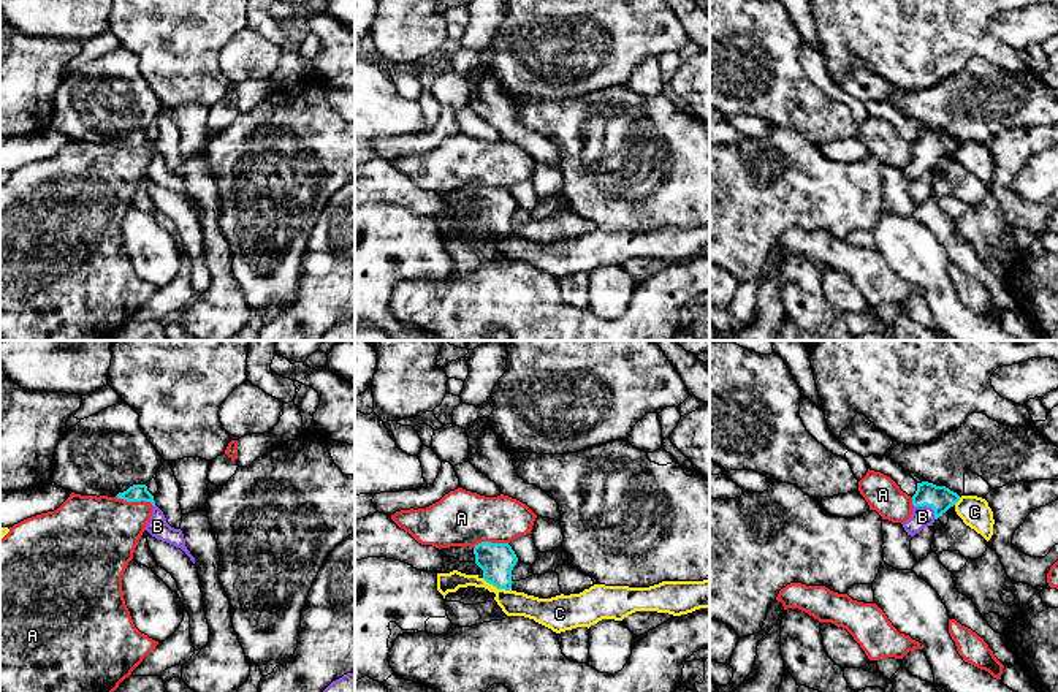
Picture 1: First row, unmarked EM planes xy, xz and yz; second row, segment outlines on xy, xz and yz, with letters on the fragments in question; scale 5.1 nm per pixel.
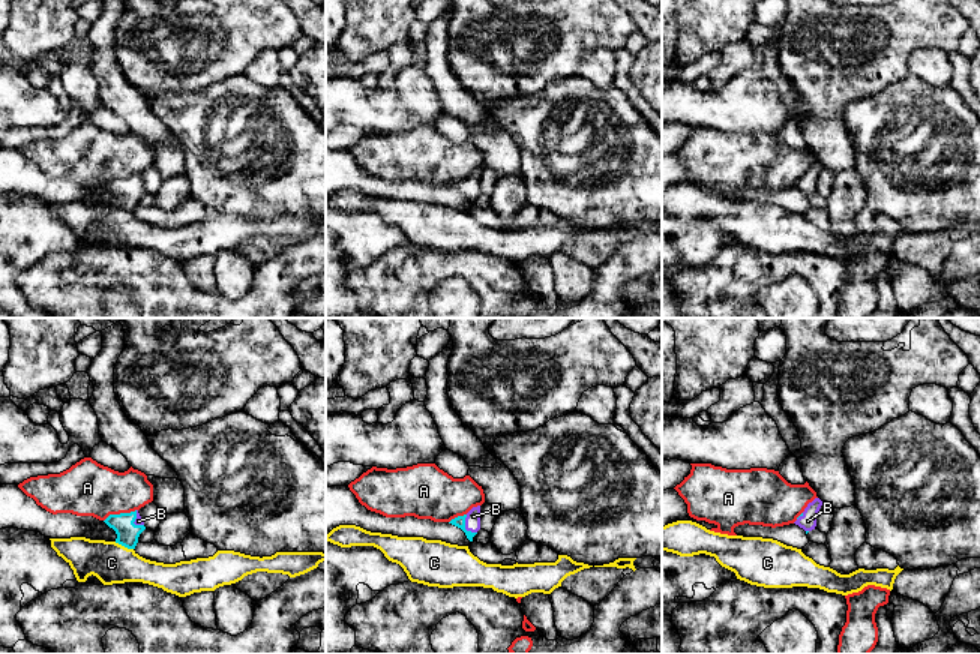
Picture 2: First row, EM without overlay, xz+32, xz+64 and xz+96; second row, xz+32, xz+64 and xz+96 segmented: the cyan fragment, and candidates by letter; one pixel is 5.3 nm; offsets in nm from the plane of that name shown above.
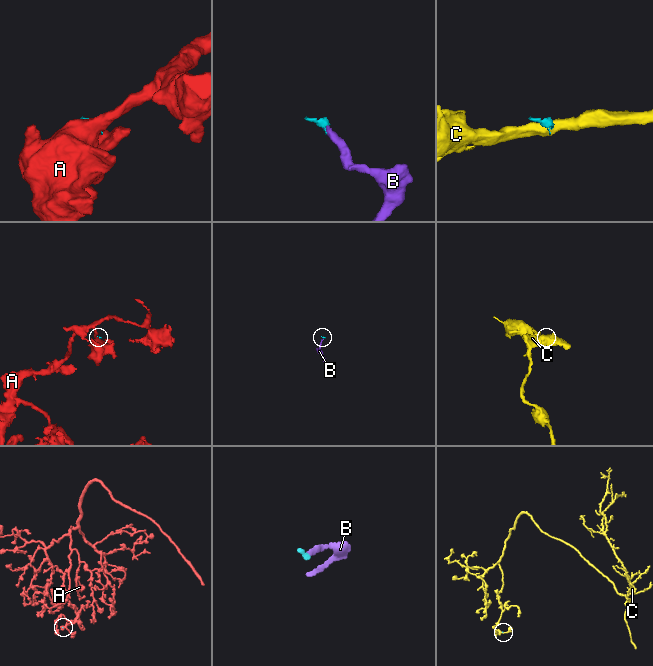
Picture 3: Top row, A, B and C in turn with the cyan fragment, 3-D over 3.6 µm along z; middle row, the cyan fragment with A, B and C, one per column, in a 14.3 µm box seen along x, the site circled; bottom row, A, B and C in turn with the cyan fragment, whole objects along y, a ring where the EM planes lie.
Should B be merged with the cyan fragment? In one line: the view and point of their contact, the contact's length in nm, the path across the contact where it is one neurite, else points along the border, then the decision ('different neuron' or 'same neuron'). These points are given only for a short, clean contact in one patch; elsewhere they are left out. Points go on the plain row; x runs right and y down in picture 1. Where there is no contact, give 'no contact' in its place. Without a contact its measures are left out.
yz (928, 151) | 130 nm | across yz (940, 143), (928, 151), (922, 162) | same neuron

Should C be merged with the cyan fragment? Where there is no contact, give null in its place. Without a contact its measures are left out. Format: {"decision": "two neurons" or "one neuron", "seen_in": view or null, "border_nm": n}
{"decision": "two neurons", "seen_in": "xz", "border_nm": 160}

